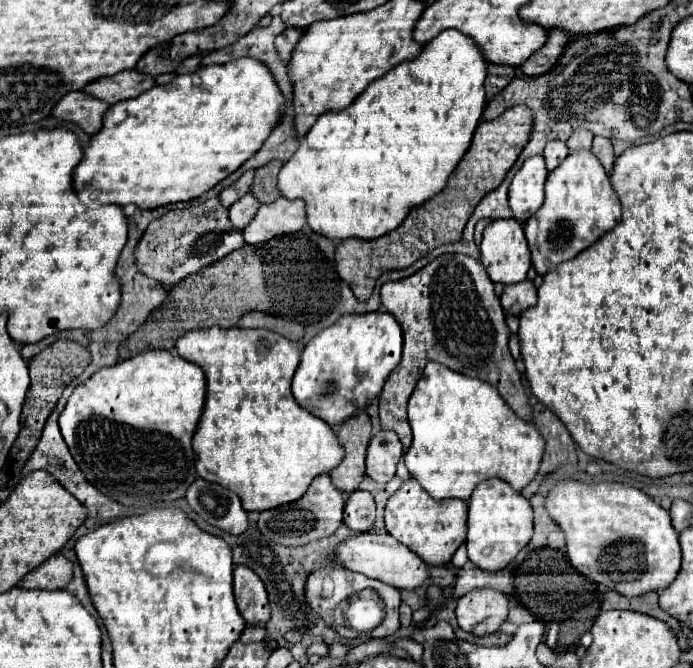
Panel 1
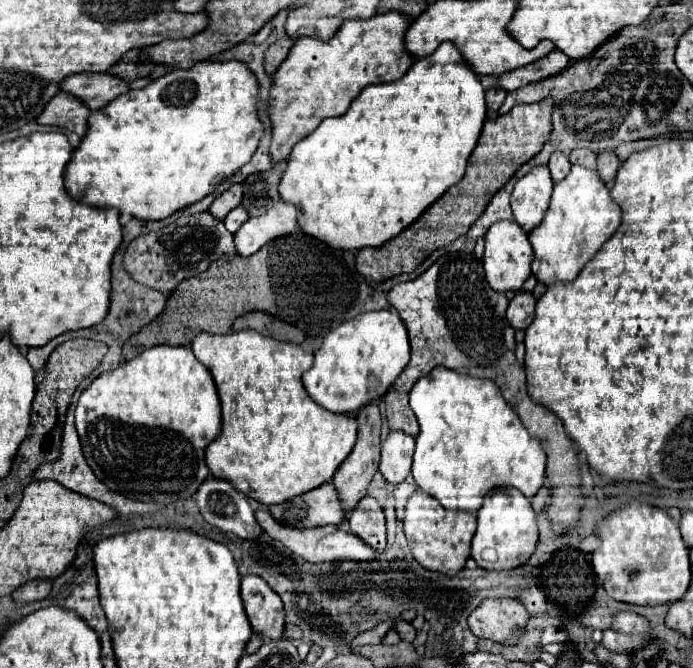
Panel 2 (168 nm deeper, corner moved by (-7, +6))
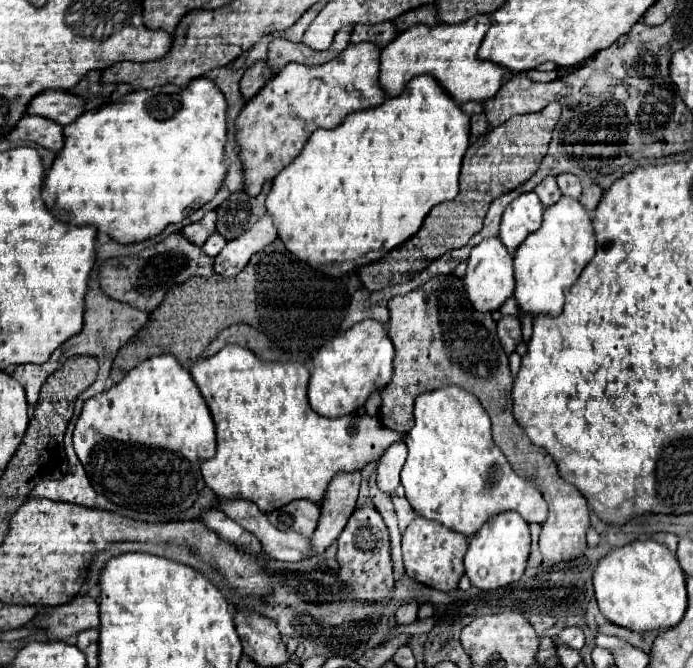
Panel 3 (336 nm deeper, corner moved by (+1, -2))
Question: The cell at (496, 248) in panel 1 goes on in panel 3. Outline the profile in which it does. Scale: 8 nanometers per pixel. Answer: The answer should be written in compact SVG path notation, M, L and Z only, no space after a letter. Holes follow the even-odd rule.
M499 236L485 238L481 244L477 244L471 250L471 256L467 260L467 274L463 278L465 282L465 292L479 312L493 312L497 310L507 298L513 296L515 292L515 272L513 272L513 256L501 244Z

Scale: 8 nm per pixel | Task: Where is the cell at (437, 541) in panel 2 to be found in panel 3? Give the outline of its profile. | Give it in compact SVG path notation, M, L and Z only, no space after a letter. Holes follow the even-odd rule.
M415 516L411 520L411 524L405 528L403 540L401 540L405 572L421 584L449 592L449 590L457 588L461 576L465 574L463 556L467 552L467 542L469 542L467 536L461 536L455 530L449 530L449 528L441 526L439 522L427 520L423 516Z

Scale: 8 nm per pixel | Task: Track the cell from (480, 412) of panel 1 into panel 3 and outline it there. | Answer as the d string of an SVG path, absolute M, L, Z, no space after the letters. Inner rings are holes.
M445 386L423 392L415 400L415 426L405 436L409 448L401 484L413 510L429 520L473 536L481 524L505 510L519 512L527 522L543 524L547 502L531 476L521 476L493 442L491 420L481 402L463 388Z

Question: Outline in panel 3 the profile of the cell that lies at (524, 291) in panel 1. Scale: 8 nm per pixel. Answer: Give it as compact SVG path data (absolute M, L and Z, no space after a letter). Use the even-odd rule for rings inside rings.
M503 316L497 322L497 332L499 332L499 340L501 346L507 354L511 354L515 350L515 346L521 342L521 322L517 316Z

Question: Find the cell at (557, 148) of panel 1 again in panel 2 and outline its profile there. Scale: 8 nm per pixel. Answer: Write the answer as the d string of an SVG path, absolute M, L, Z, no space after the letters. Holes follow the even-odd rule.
M553 152L553 154L551 154L549 172L551 172L551 176L553 176L553 182L563 180L563 178L567 176L569 168L571 168L571 164L569 164L569 160L567 160L565 154L561 154L561 152Z

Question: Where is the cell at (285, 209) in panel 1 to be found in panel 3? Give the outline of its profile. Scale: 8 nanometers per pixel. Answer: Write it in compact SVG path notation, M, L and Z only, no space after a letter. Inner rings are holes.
M265 214L239 238L233 238L225 244L225 248L215 256L215 272L225 278L239 274L247 266L249 258L255 252L269 246L275 238L277 238L275 222L269 214Z

